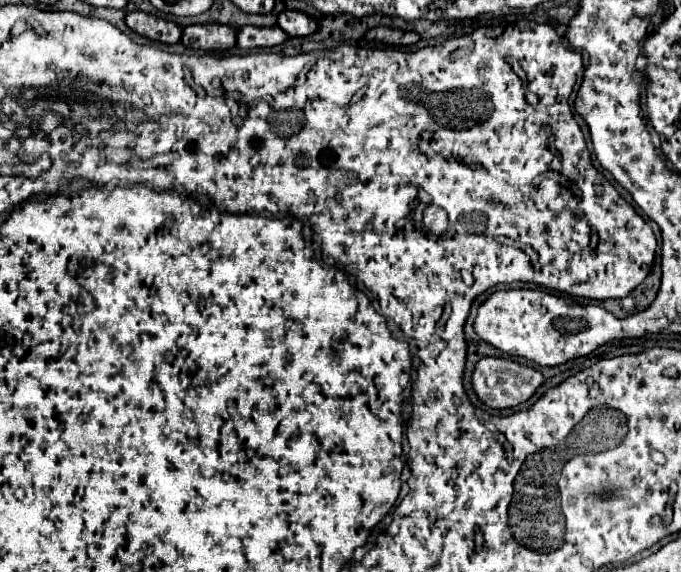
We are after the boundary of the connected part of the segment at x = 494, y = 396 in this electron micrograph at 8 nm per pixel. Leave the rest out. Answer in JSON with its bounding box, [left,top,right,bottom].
[473,358,545,408]

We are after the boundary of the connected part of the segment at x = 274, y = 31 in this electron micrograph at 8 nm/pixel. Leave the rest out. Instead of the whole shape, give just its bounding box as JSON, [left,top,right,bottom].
[237,26,289,50]

